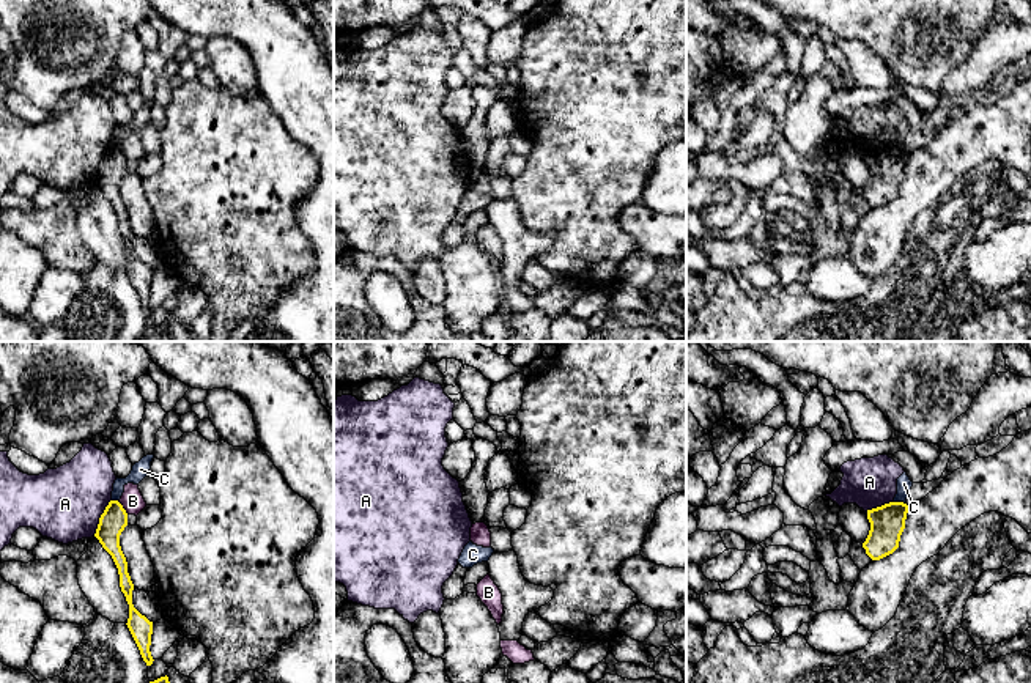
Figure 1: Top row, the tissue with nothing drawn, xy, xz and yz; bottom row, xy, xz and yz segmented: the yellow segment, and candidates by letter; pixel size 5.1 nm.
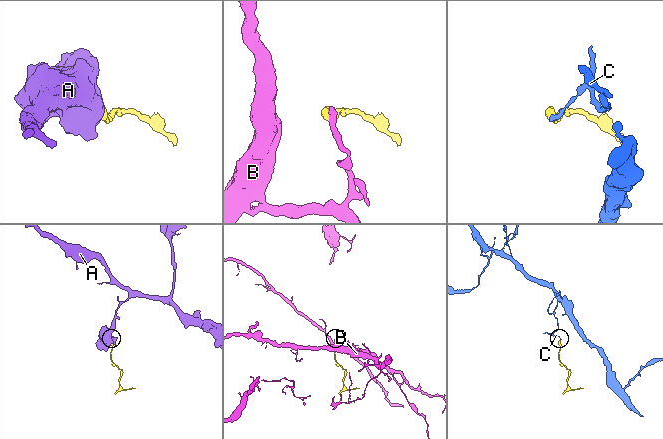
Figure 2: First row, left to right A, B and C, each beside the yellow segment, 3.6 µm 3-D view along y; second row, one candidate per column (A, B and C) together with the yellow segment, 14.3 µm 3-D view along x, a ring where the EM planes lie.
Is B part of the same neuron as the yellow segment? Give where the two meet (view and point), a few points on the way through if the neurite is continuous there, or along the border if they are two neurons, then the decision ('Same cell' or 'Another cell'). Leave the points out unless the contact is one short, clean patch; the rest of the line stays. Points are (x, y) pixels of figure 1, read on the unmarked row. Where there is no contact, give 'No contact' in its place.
Touches yellow at xy (121, 155). Boundary: xy (117, 148), (128, 161). Another cell

